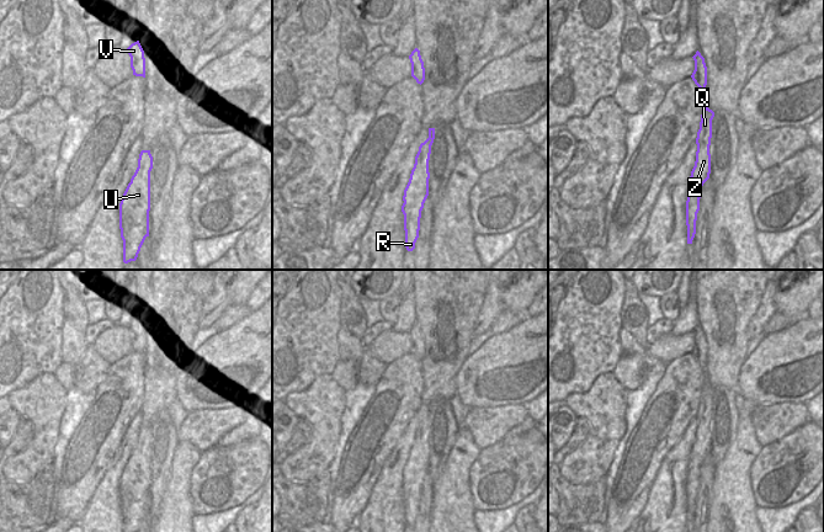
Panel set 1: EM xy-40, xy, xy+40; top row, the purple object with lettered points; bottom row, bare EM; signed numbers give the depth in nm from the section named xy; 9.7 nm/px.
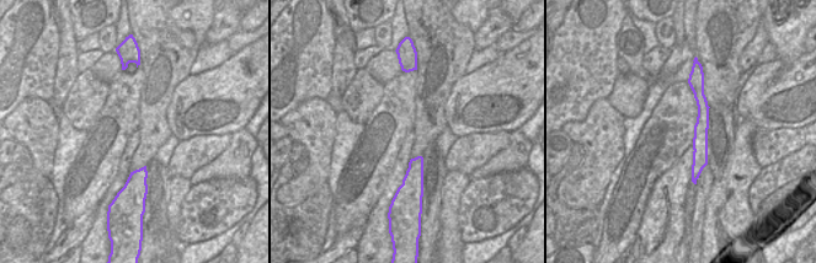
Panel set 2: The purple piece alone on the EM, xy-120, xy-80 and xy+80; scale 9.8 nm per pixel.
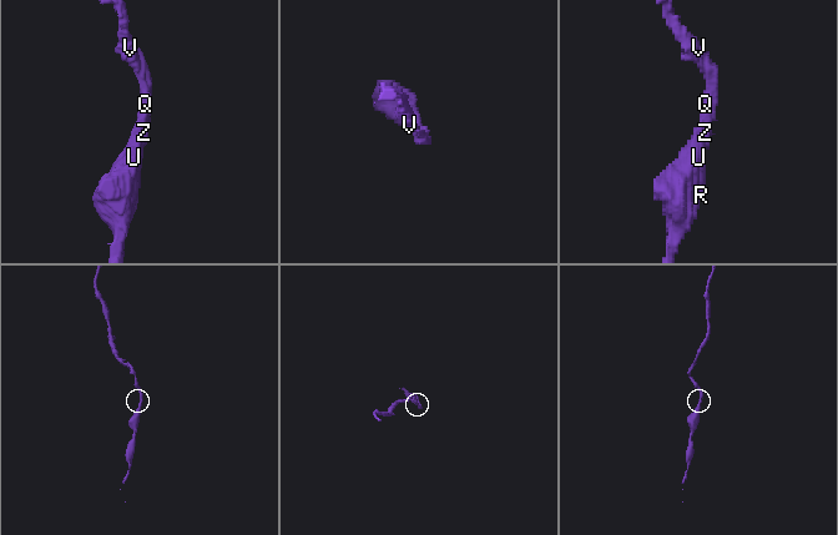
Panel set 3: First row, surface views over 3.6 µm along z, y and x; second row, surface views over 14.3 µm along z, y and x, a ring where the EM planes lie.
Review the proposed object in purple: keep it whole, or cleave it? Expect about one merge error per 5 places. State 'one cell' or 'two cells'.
one cell

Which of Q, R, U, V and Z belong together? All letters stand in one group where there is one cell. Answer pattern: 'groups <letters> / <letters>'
groups Q R U V Z

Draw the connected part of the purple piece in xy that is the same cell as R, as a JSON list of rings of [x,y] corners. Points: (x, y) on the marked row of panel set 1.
[[[429,128],[429,138],[420,144],[409,182],[404,190],[402,212],[404,214],[405,248],[415,249],[419,238],[420,218],[424,203],[429,196],[429,160],[435,139],[435,128]]]

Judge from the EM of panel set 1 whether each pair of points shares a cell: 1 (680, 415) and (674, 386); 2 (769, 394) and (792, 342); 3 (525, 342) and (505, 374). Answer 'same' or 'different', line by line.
1: same
2: same
3: same

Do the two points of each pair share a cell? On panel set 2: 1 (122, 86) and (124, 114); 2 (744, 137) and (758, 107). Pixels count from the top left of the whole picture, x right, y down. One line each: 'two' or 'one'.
1: one
2: two

